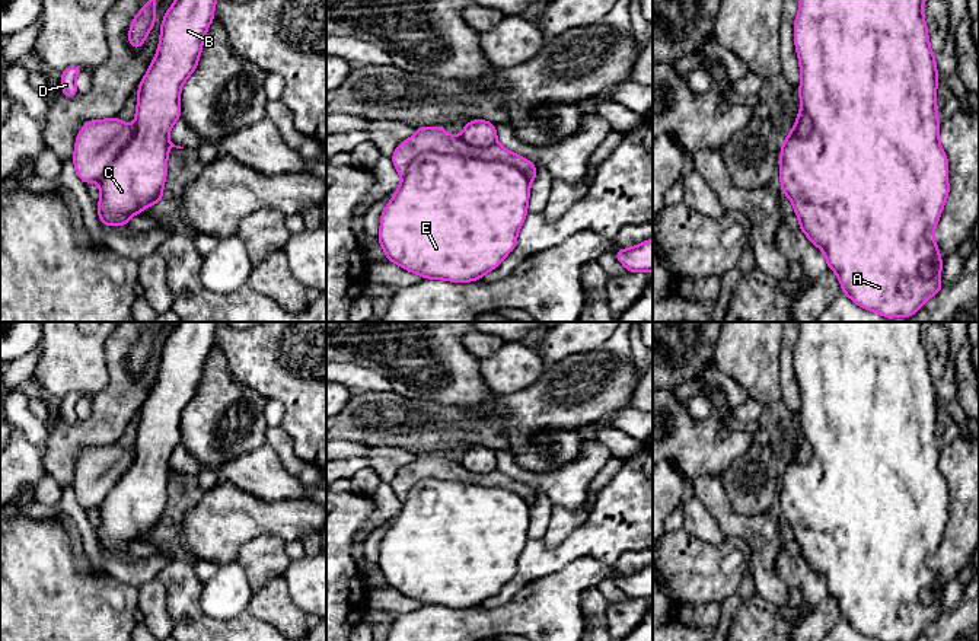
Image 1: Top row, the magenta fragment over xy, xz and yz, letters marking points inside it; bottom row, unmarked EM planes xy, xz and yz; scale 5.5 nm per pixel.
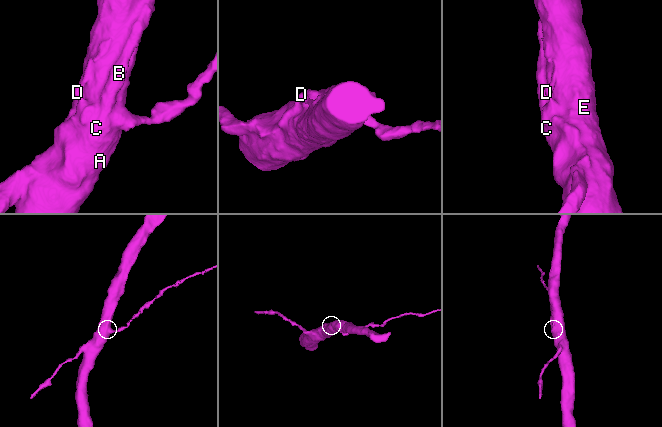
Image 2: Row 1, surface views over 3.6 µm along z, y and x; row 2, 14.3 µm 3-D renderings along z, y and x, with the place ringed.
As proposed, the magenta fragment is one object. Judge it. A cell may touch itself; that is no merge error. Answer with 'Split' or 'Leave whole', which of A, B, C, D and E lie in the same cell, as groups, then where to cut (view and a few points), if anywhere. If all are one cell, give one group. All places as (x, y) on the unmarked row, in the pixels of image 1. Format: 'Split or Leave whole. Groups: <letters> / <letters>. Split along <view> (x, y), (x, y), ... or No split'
Split. Groups: A B C E / D. Split along xz (402, 501), (424, 478), (443, 478), (509, 488), (529, 507)

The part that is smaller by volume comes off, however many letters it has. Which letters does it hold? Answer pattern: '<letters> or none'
D

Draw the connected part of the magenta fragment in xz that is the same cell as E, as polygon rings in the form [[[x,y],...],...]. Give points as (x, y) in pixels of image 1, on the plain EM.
[[[424,478],[382,538],[377,565],[388,587],[422,605],[476,607],[516,574],[529,522],[527,503],[510,489]]]

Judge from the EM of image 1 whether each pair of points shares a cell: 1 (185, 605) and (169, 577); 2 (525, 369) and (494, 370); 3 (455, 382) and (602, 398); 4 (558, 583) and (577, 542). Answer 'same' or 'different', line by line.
1: same
2: same
3: different
4: different

